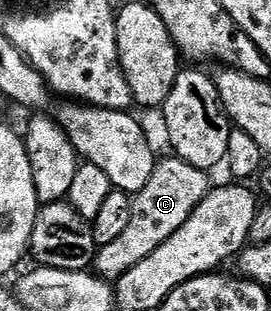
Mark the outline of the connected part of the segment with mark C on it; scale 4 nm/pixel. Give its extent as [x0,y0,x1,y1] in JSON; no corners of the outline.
[94,156,210,280]

